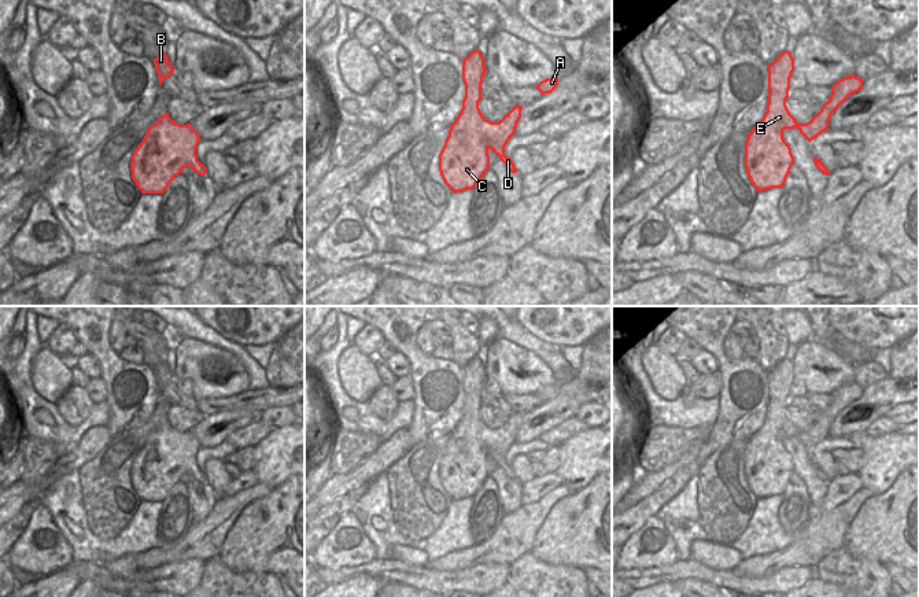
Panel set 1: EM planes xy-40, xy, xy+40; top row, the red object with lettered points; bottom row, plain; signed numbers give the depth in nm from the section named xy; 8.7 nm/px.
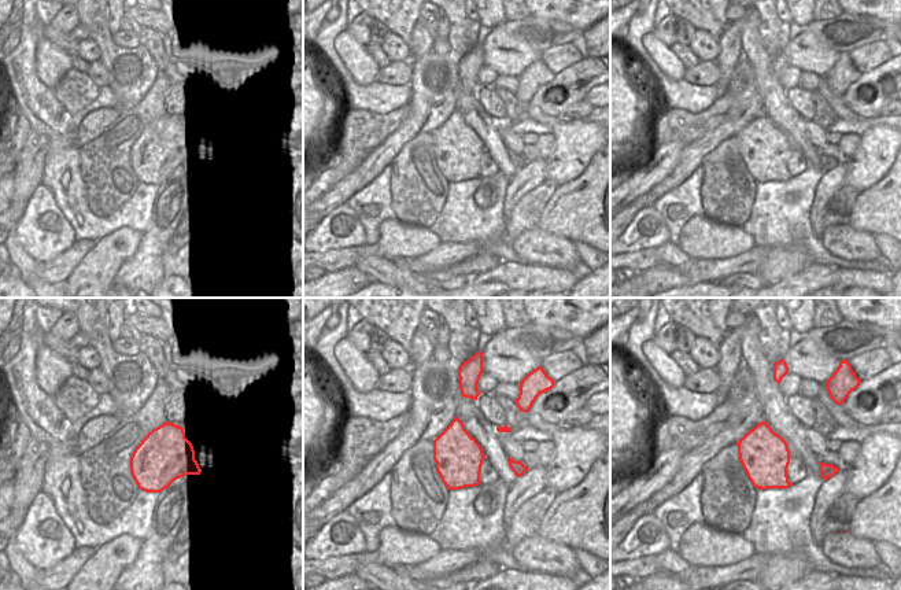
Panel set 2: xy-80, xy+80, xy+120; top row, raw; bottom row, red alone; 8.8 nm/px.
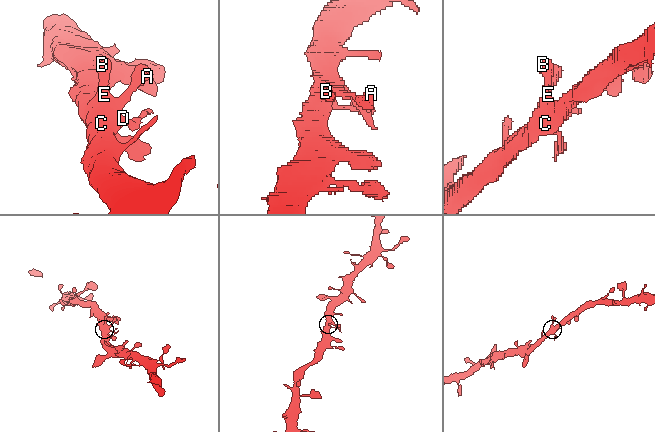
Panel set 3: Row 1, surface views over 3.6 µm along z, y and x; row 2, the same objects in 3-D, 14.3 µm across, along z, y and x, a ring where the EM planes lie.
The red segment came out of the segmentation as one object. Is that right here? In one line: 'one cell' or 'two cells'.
one cell

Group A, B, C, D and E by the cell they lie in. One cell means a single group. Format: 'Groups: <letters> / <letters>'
Groups: A B C D E

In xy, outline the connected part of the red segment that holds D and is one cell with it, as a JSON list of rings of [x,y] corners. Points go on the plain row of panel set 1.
[[[479,357],[462,368],[465,405],[439,461],[440,483],[454,501],[476,494],[490,476],[490,457],[509,479],[517,480],[513,468],[505,463],[505,454],[516,441],[523,413],[514,413],[499,430],[486,427],[479,416],[486,379],[484,364]]]

